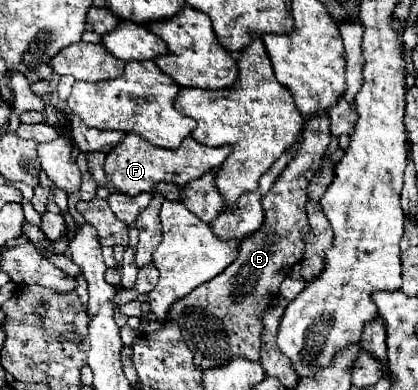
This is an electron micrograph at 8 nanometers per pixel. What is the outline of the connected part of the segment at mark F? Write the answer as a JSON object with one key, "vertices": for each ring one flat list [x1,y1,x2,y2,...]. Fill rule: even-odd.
{"vertices":[[127,134,125,140,121,144,117,144,105,158,105,174,107,178,115,184,115,188,119,192,125,194,141,194,141,192,153,192,157,182,175,182,179,186,189,184,195,178,201,178,205,172,219,168,225,158,231,154,231,146,219,146,219,148,209,148,203,144,197,144,191,136,185,138,181,142,181,146,177,150,167,150,167,148,159,148,153,146,151,142,147,142,145,138,141,138,139,134]]}

